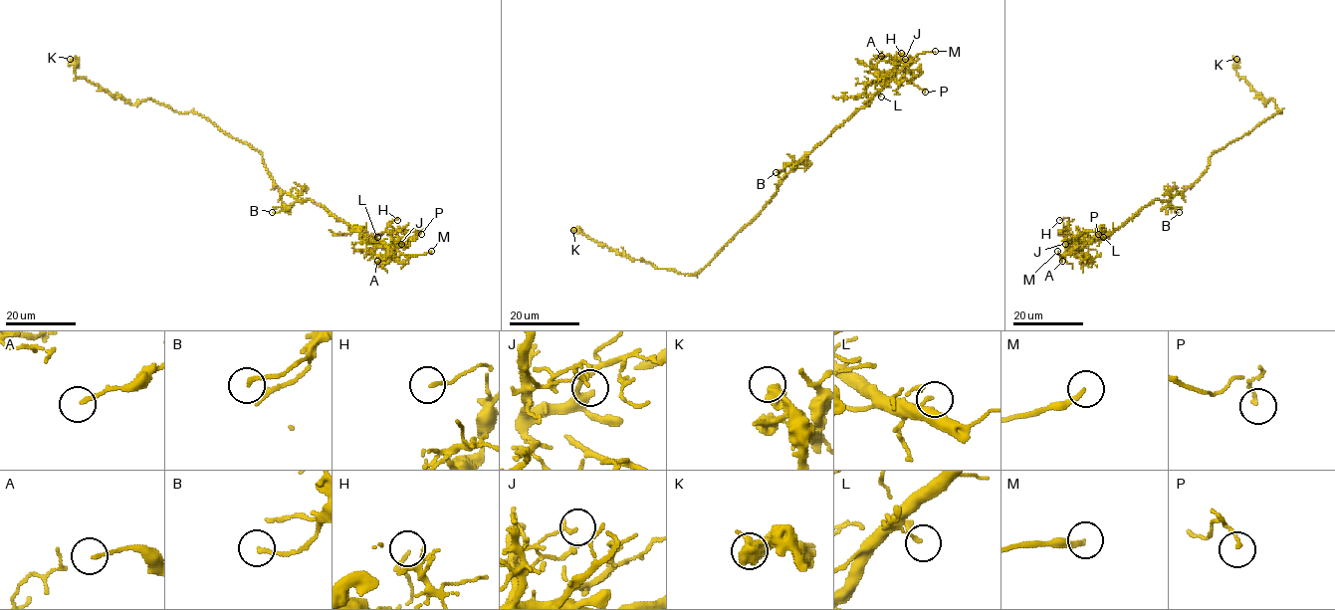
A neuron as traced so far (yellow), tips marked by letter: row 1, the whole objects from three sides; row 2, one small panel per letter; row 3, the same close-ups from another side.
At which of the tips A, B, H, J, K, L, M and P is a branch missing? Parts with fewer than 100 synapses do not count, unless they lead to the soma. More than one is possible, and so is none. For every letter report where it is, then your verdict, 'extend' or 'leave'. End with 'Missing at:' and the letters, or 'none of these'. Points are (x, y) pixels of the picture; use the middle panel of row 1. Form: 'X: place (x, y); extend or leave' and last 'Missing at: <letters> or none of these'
A: place (881, 56); leave
B: place (776, 172); leave
H: place (901, 53); leave
J: place (905, 59); leave
K: place (573, 230); leave
L: place (881, 97); leave
M: place (935, 51); extend
P: place (925, 92); leave
Missing at: M

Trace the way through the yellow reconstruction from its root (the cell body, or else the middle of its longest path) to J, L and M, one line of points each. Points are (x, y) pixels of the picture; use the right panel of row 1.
J: (1210, 161), (1193, 183), (1166, 200), (1155, 199), (1109, 235), (1081, 247), (1065, 244)
L: (1210, 161), (1207, 170), (1193, 183), (1166, 200), (1155, 199), (1103, 237)
M: (1210, 161), (1193, 183), (1166, 200), (1155, 199), (1109, 235), (1065, 256), (1057, 251)

